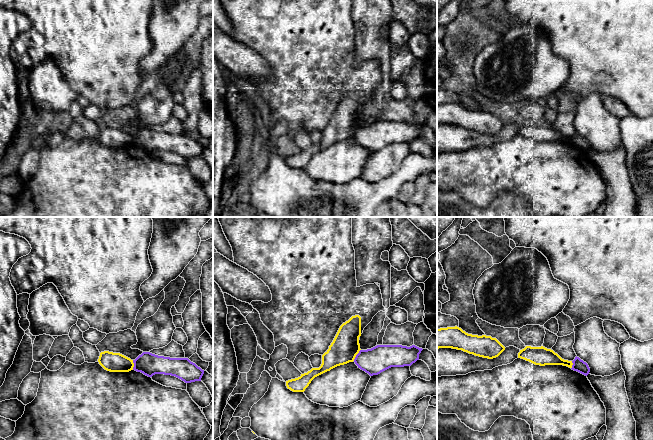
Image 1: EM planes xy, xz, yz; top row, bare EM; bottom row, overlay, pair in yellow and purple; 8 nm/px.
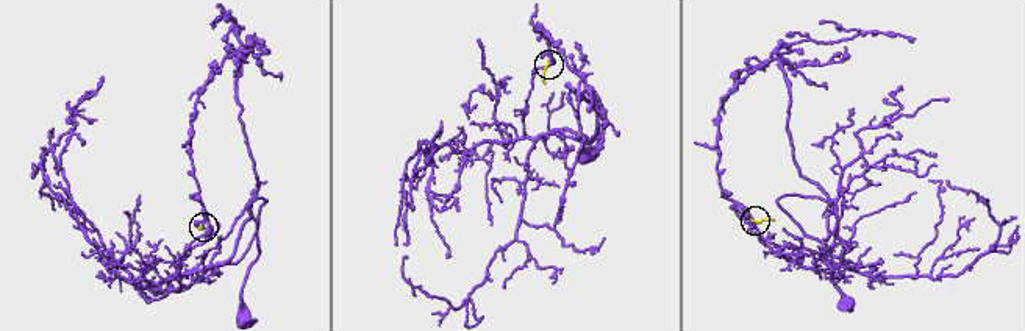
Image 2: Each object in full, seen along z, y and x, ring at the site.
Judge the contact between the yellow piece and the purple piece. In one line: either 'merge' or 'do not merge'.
do not merge

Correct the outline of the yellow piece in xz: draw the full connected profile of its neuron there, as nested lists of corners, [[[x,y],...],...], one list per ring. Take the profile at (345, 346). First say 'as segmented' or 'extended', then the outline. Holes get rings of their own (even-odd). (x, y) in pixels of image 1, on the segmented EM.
as segmented; [[[352,316],[343,323],[329,349],[322,355],[322,364],[319,368],[312,368],[300,377],[286,381],[286,386],[293,392],[304,392],[311,381],[331,369],[353,362],[359,353],[361,336],[361,317]]]

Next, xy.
as segmented; [[[109,351],[101,352],[98,362],[105,370],[110,372],[129,372],[134,367],[133,360],[130,358]]]

